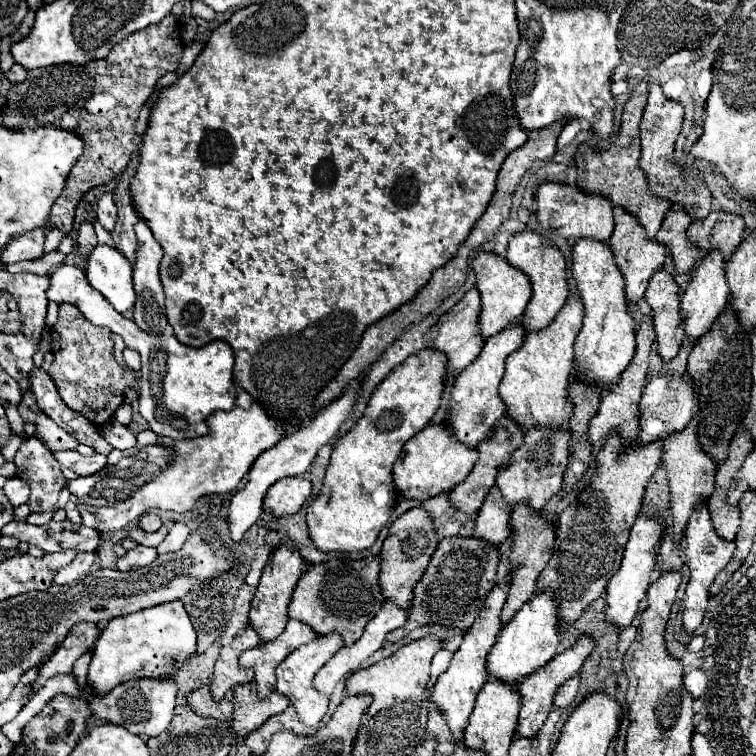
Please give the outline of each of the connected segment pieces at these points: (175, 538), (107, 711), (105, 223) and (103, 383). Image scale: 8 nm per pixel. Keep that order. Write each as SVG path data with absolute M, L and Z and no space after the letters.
M174 524L174 526L170 528L170 532L166 534L164 542L156 548L156 552L158 552L158 554L166 554L166 552L172 552L172 550L178 550L178 548L186 542L188 534L190 534L190 530L188 530L184 524Z
M130 680L116 686L104 698L90 698L88 706L92 716L104 722L112 722L116 726L126 728L132 734L154 738L164 732L172 720L174 706L176 706L176 684L174 680Z
M106 192L100 202L98 202L98 210L96 210L96 218L102 224L102 228L106 232L114 230L114 222L116 222L116 204L112 204L112 192Z
M60 304L58 322L52 328L52 354L54 362L48 368L52 382L58 388L64 404L80 412L96 426L102 426L111 420L116 408L124 400L124 390L136 386L134 372L122 370L114 360L114 342L112 332L106 328L98 328L84 320L78 308L72 304Z

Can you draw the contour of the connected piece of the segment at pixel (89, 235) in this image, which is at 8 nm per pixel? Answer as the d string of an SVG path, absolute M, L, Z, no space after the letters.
M84 222L84 224L80 226L76 244L78 244L78 246L76 246L76 250L78 250L78 254L80 254L80 256L88 256L88 254L92 252L92 248L98 244L94 228L92 228L92 224Z

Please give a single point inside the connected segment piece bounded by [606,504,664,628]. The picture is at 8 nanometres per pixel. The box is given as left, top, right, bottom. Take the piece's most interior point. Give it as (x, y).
(628, 586)

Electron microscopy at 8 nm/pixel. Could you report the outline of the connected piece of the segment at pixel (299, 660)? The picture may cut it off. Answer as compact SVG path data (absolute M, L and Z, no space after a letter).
M330 632L330 634L326 634L326 636L318 636L316 640L312 640L312 642L304 644L304 646L300 646L300 648L296 648L296 650L276 668L276 676L278 676L276 690L278 690L280 694L284 694L284 696L292 702L292 706L296 708L300 720L304 720L304 724L308 724L310 728L318 728L318 724L320 724L320 720L324 718L324 714L326 714L326 710L328 710L328 704L330 704L328 696L320 694L320 692L314 688L312 680L314 680L316 672L318 672L342 646L344 646L344 642L342 642L342 636L340 636L338 632Z

